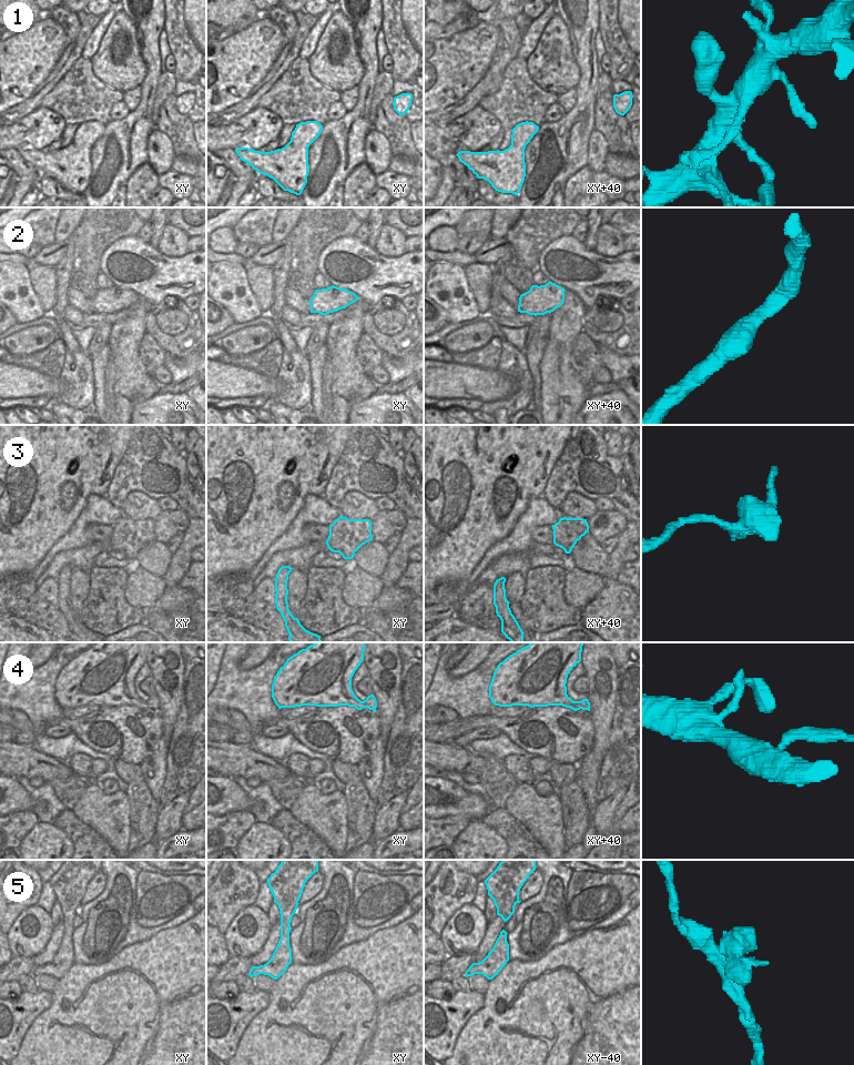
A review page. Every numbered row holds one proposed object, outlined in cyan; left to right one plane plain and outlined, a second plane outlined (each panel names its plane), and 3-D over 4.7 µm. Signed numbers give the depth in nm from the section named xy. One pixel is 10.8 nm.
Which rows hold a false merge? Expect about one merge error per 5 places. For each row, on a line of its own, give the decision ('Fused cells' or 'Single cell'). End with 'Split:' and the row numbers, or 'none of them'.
1: Single cell
2: Single cell
3: Single cell
4: Fused cells
5: Single cell
Split: 4

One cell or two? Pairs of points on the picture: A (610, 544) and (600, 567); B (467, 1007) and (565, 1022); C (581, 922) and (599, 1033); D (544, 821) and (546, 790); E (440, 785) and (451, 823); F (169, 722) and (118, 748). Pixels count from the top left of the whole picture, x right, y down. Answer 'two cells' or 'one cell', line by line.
A: two cells
B: two cells
C: two cells
D: two cells
E: two cells
F: two cells

